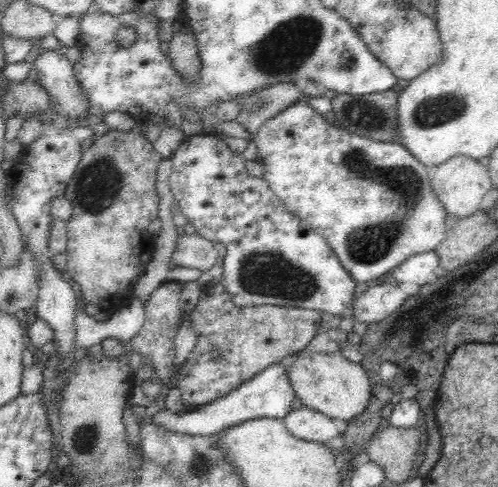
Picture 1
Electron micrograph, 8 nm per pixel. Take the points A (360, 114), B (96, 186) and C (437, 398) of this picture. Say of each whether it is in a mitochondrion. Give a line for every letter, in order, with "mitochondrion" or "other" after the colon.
A: mitochondrion
B: mitochondrion
C: other

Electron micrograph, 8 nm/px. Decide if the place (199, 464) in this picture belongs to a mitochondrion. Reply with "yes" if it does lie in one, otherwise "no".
yes

